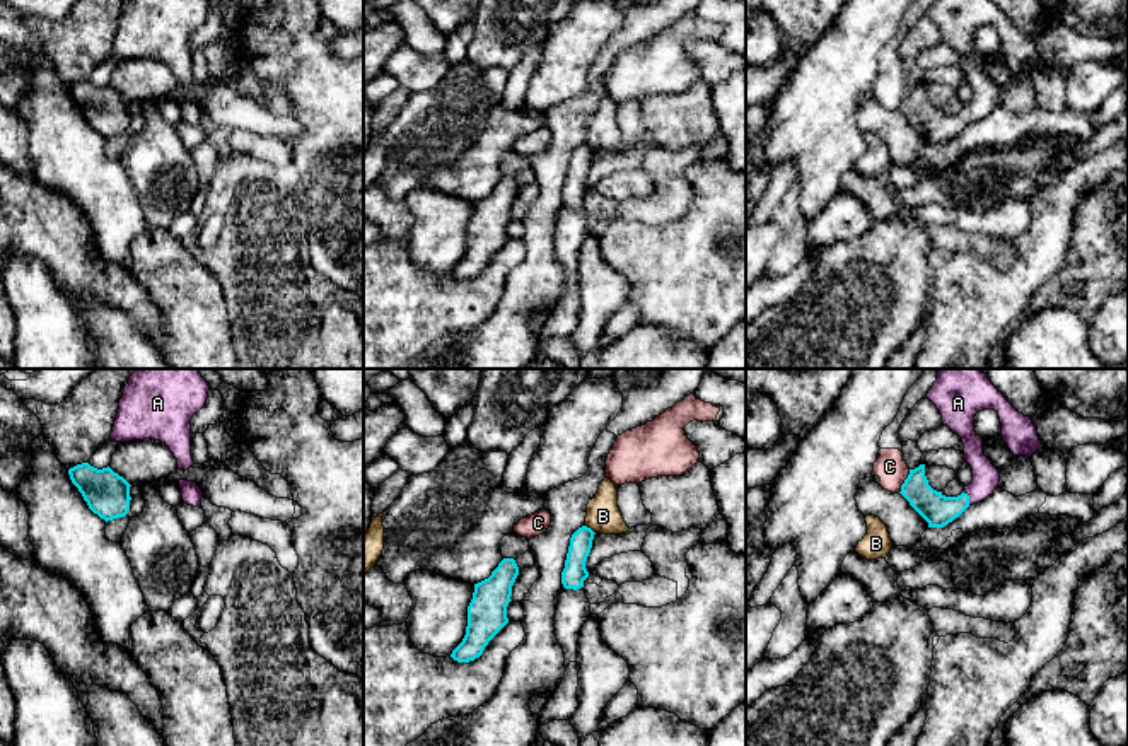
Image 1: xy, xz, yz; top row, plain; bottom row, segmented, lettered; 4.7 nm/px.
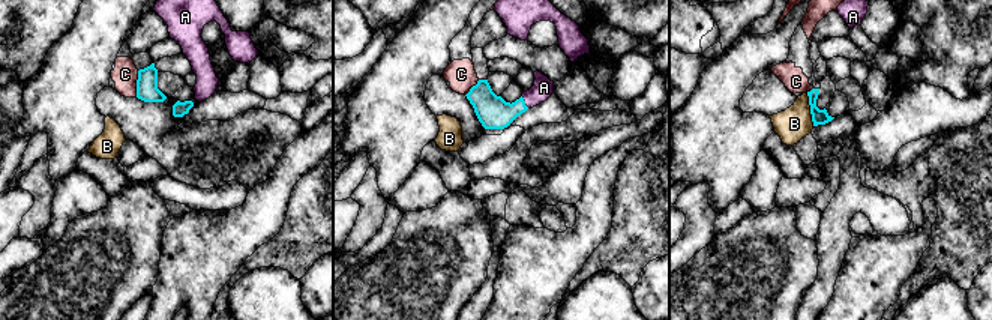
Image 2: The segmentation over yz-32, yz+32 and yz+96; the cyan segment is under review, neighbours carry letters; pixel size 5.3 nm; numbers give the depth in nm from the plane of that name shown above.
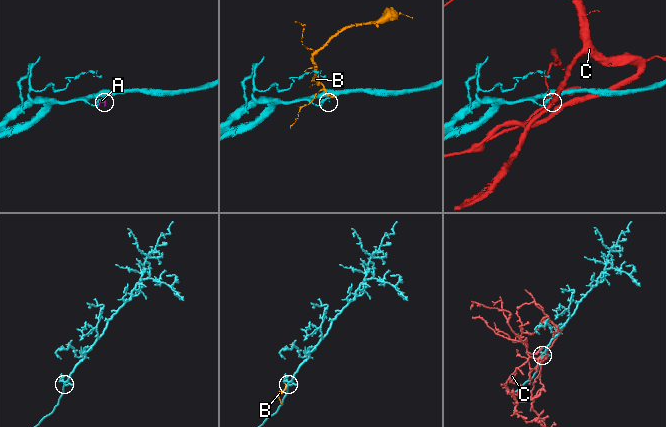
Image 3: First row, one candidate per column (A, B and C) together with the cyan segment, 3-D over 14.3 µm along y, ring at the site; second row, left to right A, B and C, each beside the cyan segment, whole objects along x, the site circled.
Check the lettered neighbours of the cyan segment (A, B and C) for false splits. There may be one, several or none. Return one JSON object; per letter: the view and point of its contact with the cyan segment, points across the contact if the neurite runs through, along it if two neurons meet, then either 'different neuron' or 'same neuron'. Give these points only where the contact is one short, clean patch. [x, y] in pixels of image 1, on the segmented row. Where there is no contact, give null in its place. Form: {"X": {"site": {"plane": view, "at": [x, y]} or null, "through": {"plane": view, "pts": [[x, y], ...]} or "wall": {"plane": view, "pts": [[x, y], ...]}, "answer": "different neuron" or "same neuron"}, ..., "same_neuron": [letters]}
{"A": {"site": {"plane": "yz", "at": [968, 497]}, "through": {"plane": "yz", "pts": [[937, 509], [953, 507], [968, 497], [985, 477]]}, "answer": "same neuron"}, "B": {"site": {"plane": "xz", "at": [591, 530]}, "wall": {"plane": "xz", "pts": [[586, 524], [594, 533]]}, "answer": "different neuron"}, "C": {"site": {"plane": "yz", "at": [905, 482]}, "answer": "different neuron"}, "same_neuron": ["A"]}

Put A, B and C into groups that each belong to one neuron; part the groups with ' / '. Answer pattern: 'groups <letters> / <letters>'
groups A / B / C

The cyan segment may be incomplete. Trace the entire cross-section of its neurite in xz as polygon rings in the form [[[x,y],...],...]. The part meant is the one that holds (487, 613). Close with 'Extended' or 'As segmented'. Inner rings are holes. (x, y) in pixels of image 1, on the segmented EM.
[[[503,558],[488,579],[474,584],[466,635],[451,654],[454,661],[469,662],[480,657],[488,642],[509,623],[507,606],[517,575],[515,560]]]. As segmented

